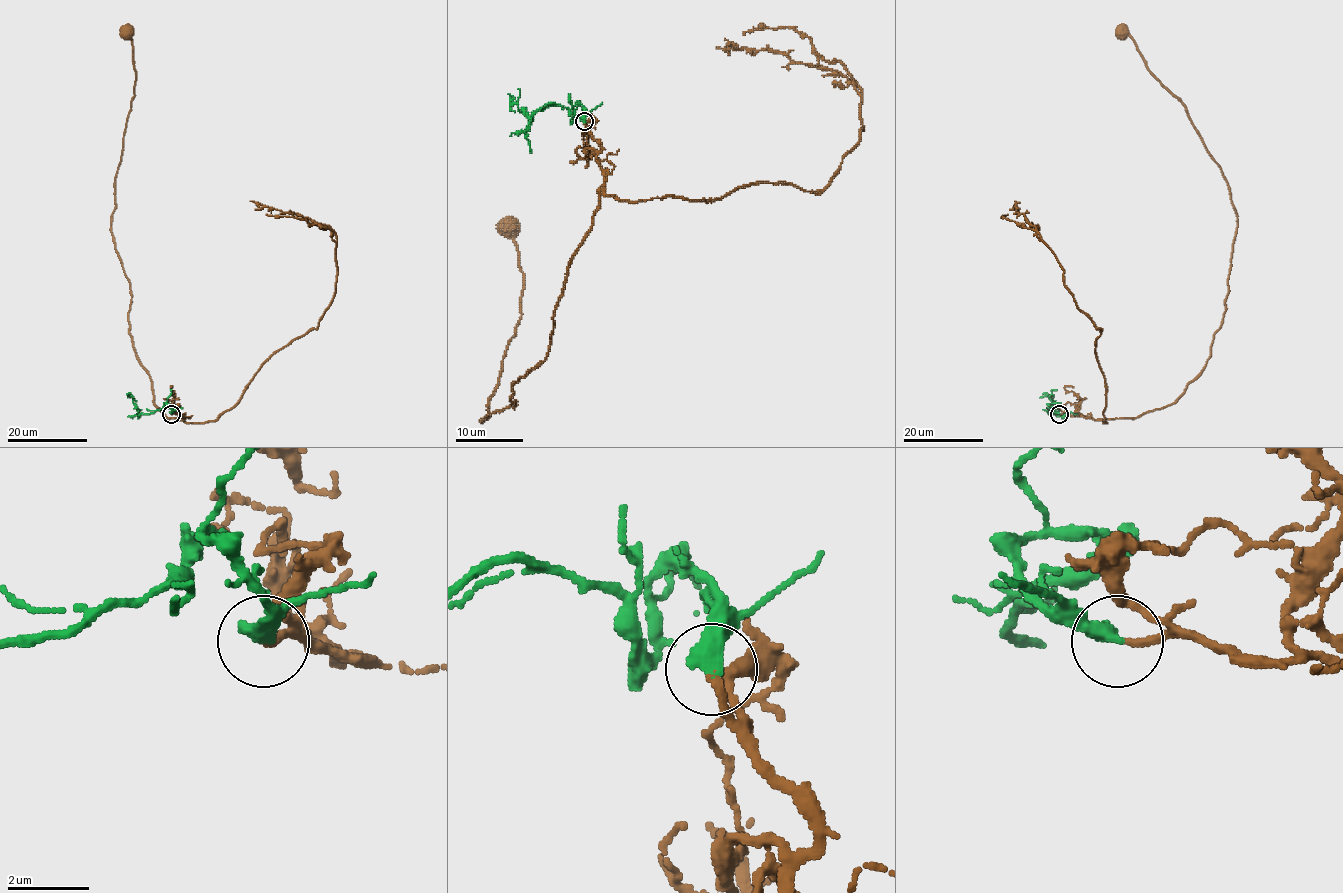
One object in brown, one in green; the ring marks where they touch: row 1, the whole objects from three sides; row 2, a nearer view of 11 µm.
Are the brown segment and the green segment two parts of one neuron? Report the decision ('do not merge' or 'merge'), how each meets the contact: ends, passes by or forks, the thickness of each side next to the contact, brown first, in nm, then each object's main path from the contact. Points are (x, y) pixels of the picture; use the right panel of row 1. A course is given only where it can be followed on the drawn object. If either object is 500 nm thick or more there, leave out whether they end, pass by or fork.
merge | brown ends | green ends | 180/480 nm | brown via (1058, 413), (1135, 418), (1175, 401), (1204, 367), (1226, 310), (1237, 232), (1227, 181), (1186, 107), (1116, 27) | green via (1058, 413), (1051, 409), (1050, 403), (1056, 404), (1048, 412), (1055, 413), (1051, 399), (1045, 395), (1039, 397)

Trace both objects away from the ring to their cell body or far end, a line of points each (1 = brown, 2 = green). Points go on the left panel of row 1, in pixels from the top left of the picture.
1: (172, 413), (183, 419), (158, 408), (136, 355), (130, 283), (111, 232), (134, 96), (124, 27)
2: (171, 413), (165, 403), (153, 412), (139, 413), (132, 397)

